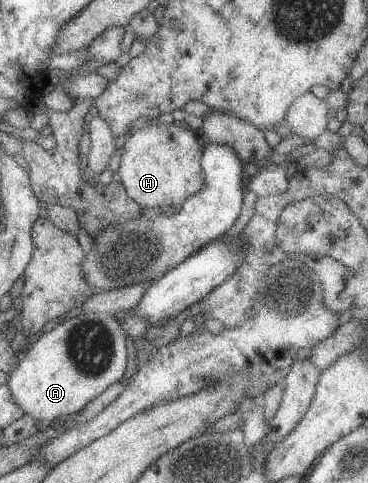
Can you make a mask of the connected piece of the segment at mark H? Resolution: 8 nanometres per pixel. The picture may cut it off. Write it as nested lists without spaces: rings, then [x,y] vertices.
[[[152,121],[128,134],[123,147],[118,173],[128,196],[141,207],[178,205],[180,210],[188,197],[193,197],[205,187],[205,174],[201,167],[204,138],[183,123]]]

